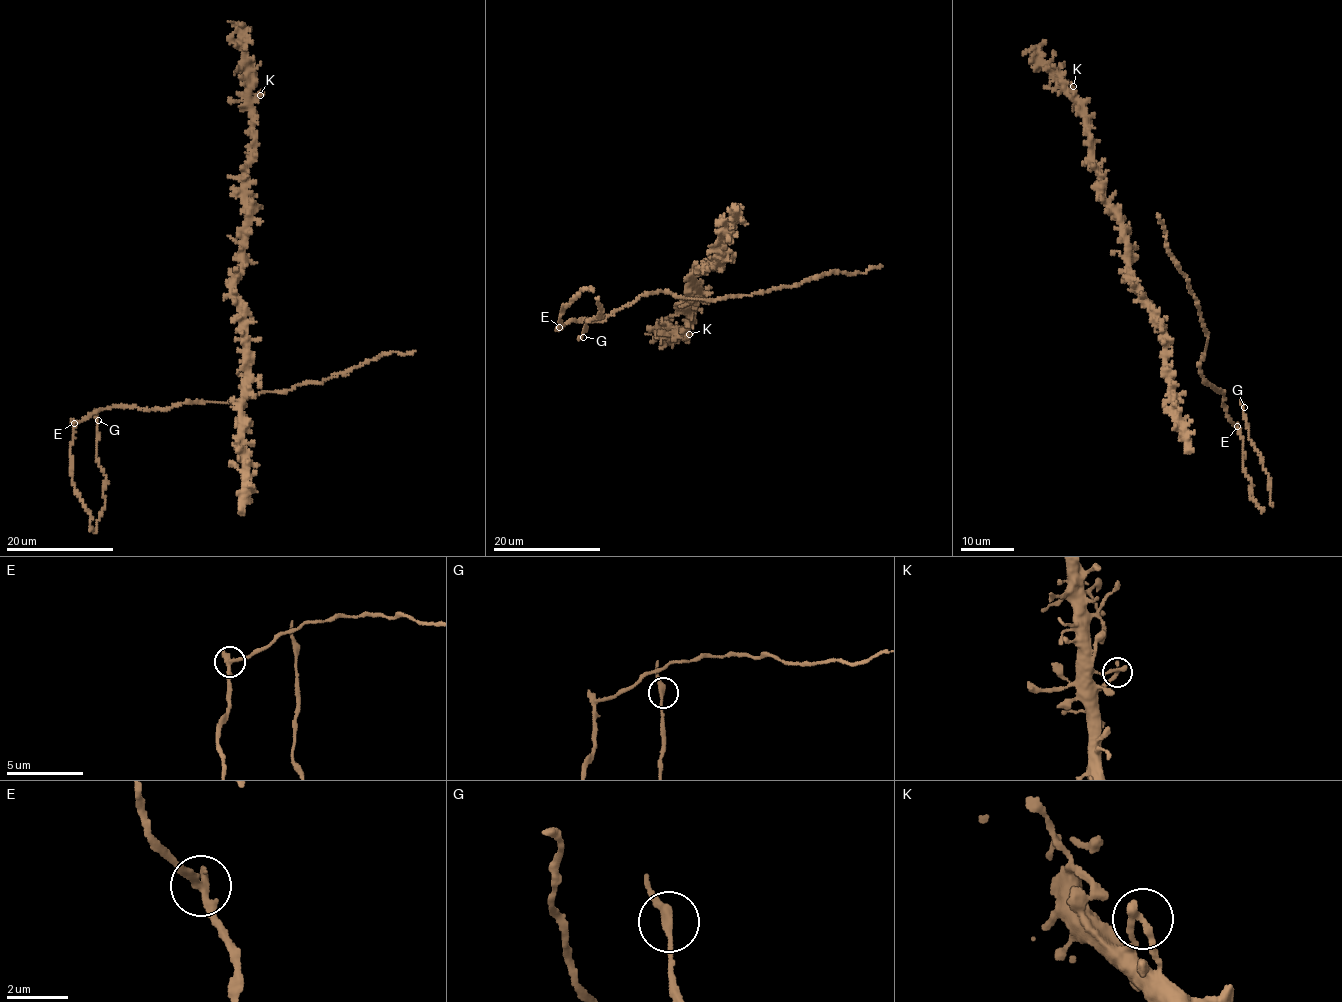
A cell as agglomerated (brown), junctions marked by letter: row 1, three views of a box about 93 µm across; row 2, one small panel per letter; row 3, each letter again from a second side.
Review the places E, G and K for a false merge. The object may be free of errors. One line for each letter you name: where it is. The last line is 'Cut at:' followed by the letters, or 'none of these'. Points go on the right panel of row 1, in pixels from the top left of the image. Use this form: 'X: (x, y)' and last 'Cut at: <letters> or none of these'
E: (1237, 426)
Cut at: E

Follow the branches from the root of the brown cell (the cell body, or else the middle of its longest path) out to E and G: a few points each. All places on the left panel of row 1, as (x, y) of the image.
E: (250, 398), (228, 402), (185, 401), (159, 409), (110, 407), (74, 423)
G: (250, 398), (159, 409), (110, 407), (76, 421), (70, 475), (94, 530), (105, 477), (96, 455), (98, 420)

